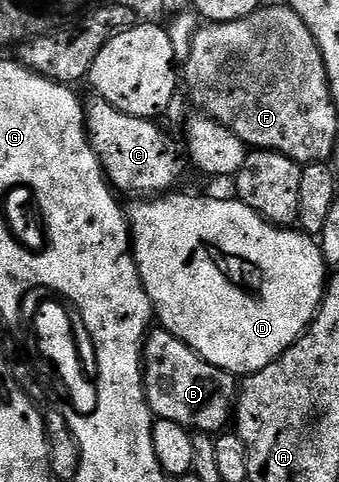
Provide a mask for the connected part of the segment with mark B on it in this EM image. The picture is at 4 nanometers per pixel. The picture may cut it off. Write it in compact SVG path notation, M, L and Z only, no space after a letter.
M158 326L147 335L144 345L144 383L146 386L146 401L155 417L168 422L176 422L180 426L193 430L198 434L218 434L225 424L229 425L236 403L236 380L229 372L220 370L200 358L184 342Z

